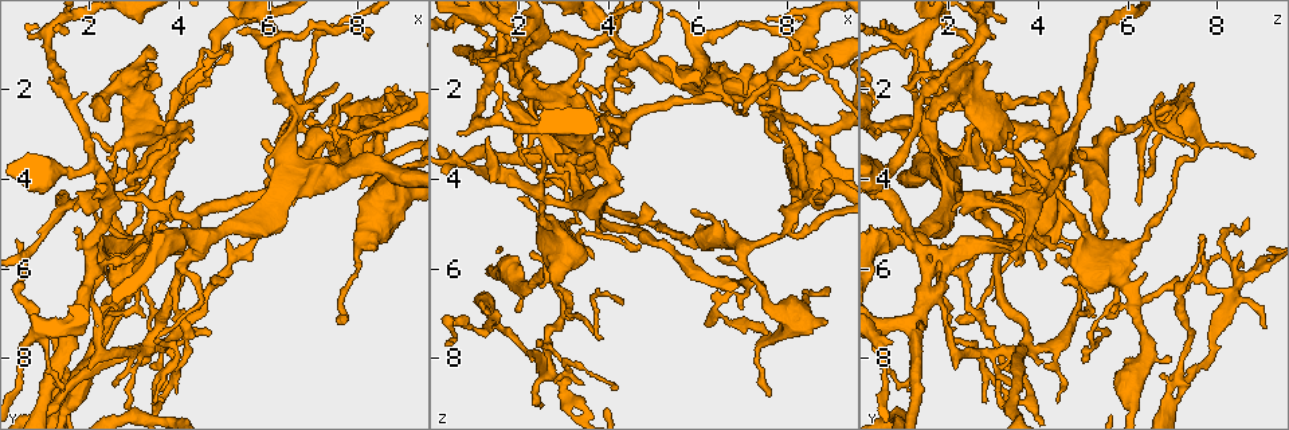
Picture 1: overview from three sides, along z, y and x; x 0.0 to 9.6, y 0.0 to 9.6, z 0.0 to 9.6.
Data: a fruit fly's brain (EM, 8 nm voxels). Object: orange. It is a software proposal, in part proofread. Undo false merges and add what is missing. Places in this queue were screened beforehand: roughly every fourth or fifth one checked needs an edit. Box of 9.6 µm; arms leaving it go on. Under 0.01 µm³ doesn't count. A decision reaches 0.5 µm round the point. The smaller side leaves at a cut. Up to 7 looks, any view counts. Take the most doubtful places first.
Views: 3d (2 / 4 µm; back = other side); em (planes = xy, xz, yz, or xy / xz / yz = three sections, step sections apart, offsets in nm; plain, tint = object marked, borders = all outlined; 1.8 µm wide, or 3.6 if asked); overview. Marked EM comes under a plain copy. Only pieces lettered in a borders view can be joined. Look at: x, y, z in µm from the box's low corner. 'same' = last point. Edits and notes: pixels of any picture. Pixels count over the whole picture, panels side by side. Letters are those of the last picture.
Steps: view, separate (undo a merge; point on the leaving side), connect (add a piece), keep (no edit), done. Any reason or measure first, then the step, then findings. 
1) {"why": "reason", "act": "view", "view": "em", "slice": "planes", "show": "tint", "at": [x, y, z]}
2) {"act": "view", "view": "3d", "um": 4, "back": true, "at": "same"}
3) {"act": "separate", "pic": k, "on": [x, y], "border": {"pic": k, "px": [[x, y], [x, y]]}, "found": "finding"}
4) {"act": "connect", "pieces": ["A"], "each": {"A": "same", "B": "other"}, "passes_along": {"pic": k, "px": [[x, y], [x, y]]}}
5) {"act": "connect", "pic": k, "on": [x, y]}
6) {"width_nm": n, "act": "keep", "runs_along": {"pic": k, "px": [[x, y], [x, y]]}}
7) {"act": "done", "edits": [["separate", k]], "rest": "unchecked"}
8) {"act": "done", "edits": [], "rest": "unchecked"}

{"why": "abrupt turn", "act": "view", "view": "3d", "um": 4, "at": [3.10, 7.85, 3.55]}

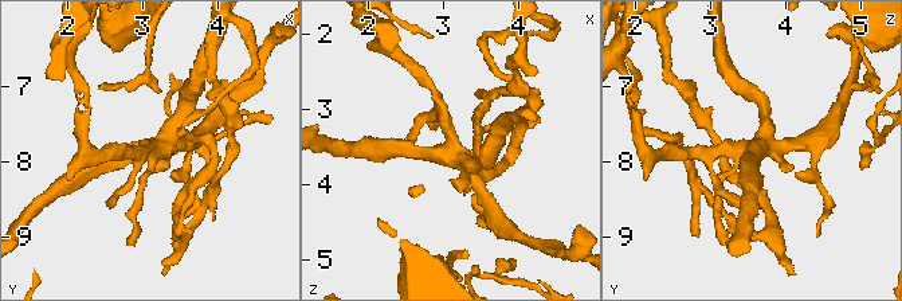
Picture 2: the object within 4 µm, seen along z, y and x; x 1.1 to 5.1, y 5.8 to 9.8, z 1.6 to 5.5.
{"act": "view", "view": "em", "um": 3.6, "slice": "planes", "show": "borders", "at": [3.15, 7.85, 3.55]}

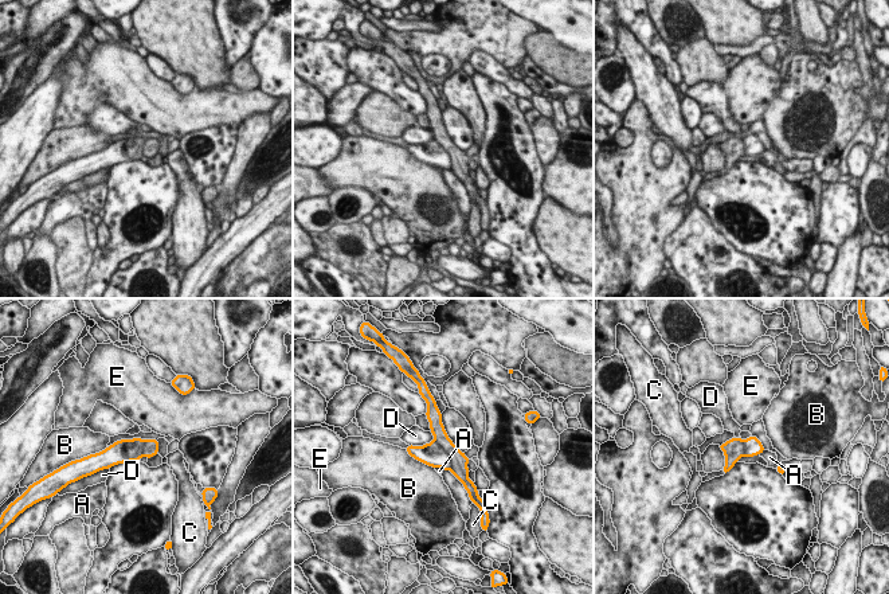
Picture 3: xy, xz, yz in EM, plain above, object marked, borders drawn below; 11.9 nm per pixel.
{"width_nm": 280, "act": "separate", "pic": 3, "on": [431, 454], "each": {"A": "other", "B": "other", "C": "other", "D": "other", "E": "other"}, "found": "two cells meet here"}

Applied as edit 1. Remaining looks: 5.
{"act": "view", "view": "overview"}

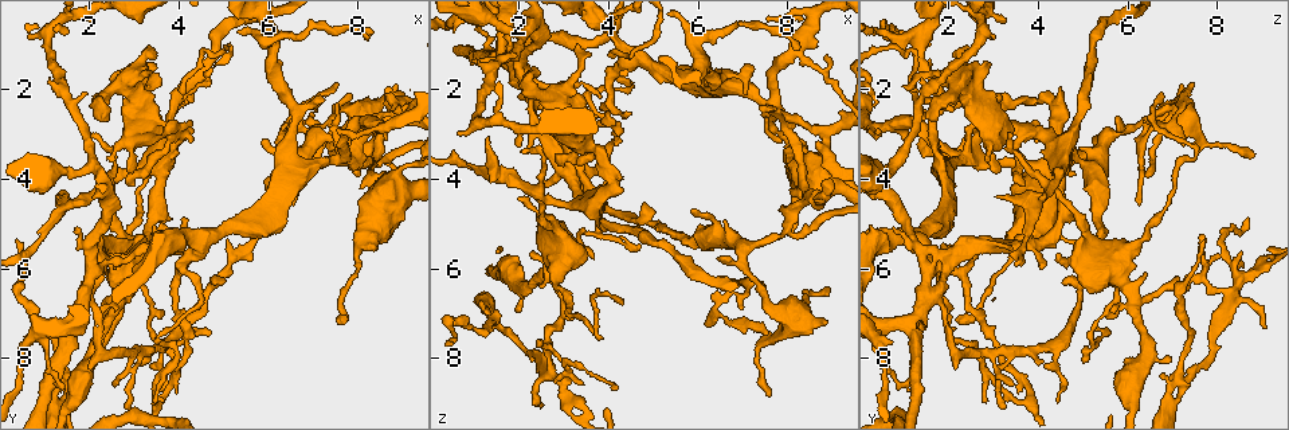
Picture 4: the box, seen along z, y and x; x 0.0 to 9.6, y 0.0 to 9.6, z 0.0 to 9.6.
{"why": "abrupt turn", "act": "view", "view": "em", "um": 3.6, "slice": "planes", "show": "borders", "at": [3.65, 2.85, 6.55]}

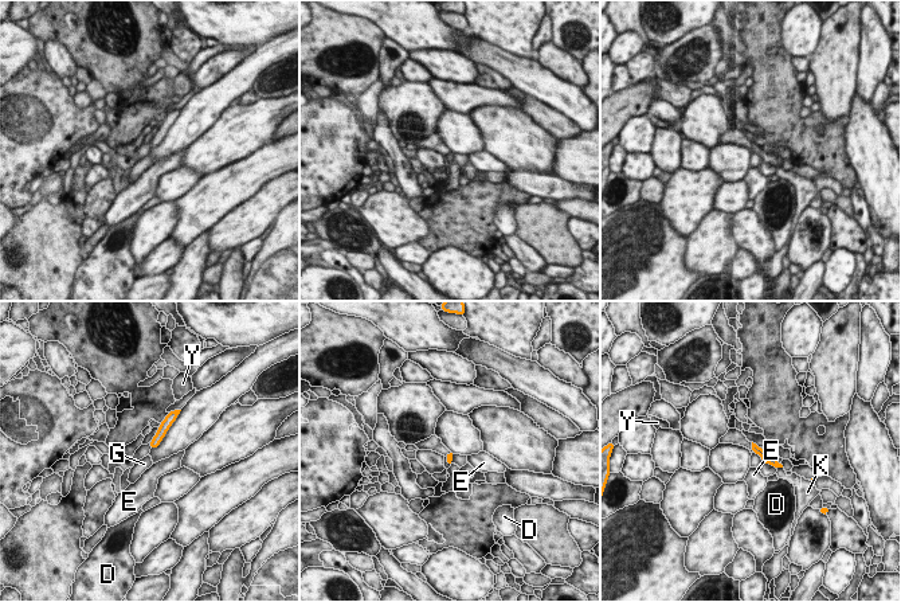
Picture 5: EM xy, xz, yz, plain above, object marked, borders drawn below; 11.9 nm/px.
{"act": "keep", "each": {"D": "other", "E": "other", "G": "other", "K": "other", "Y": "other"}, "runs_along": {"pic": 5, "px": [[171, 419], [153, 445]]}, "found": "continuous, no second cell"}

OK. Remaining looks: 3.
{"act": "done", "edits": [["separate", 3]], "rest": "unchecked"}

